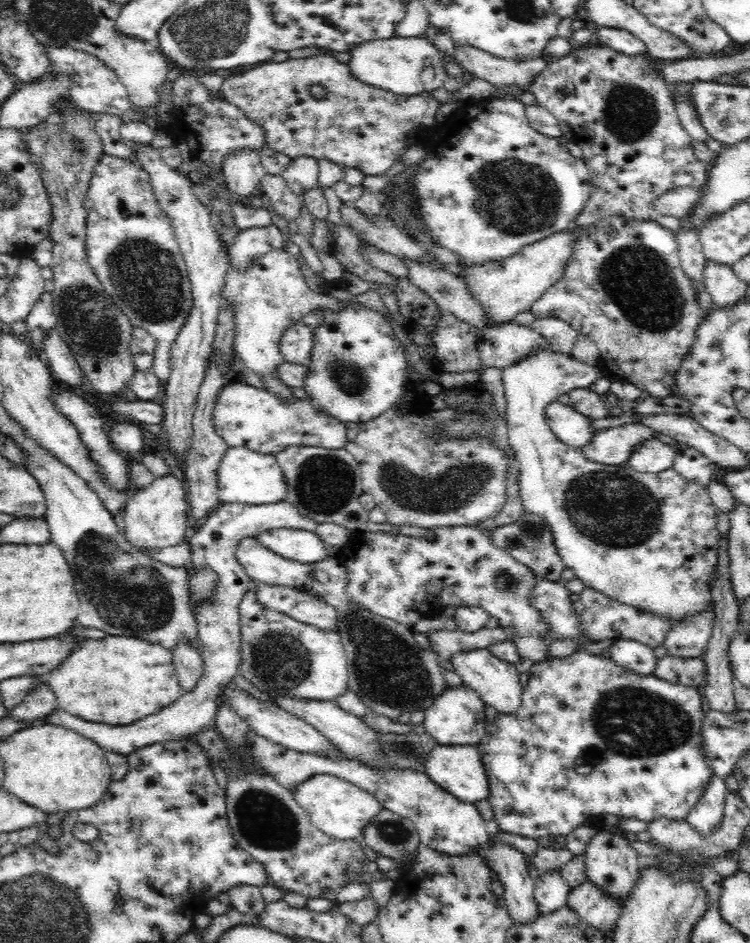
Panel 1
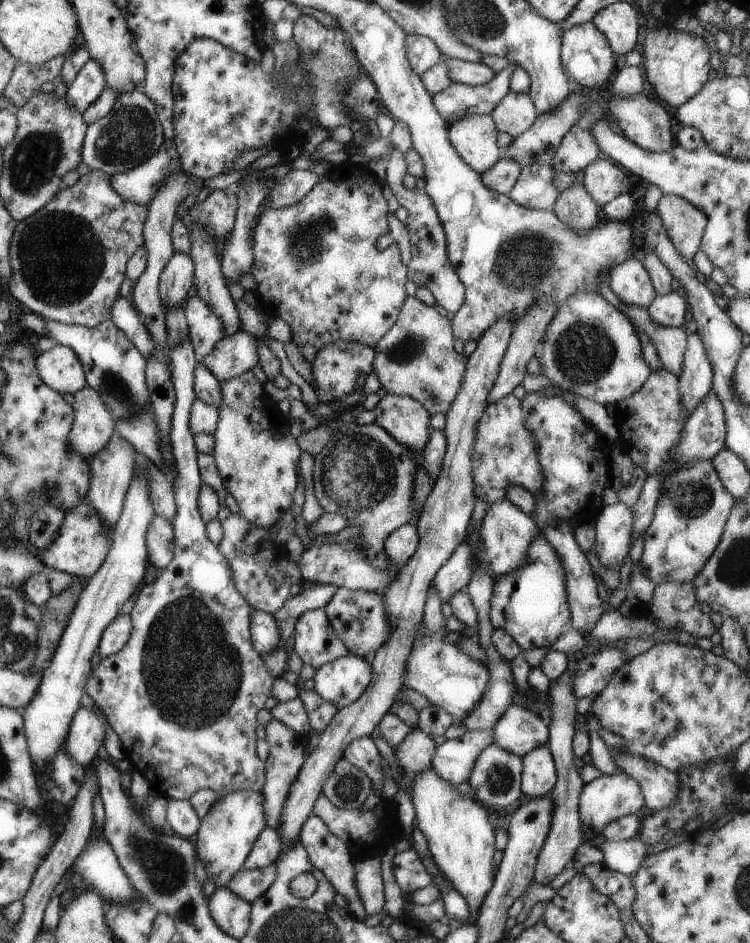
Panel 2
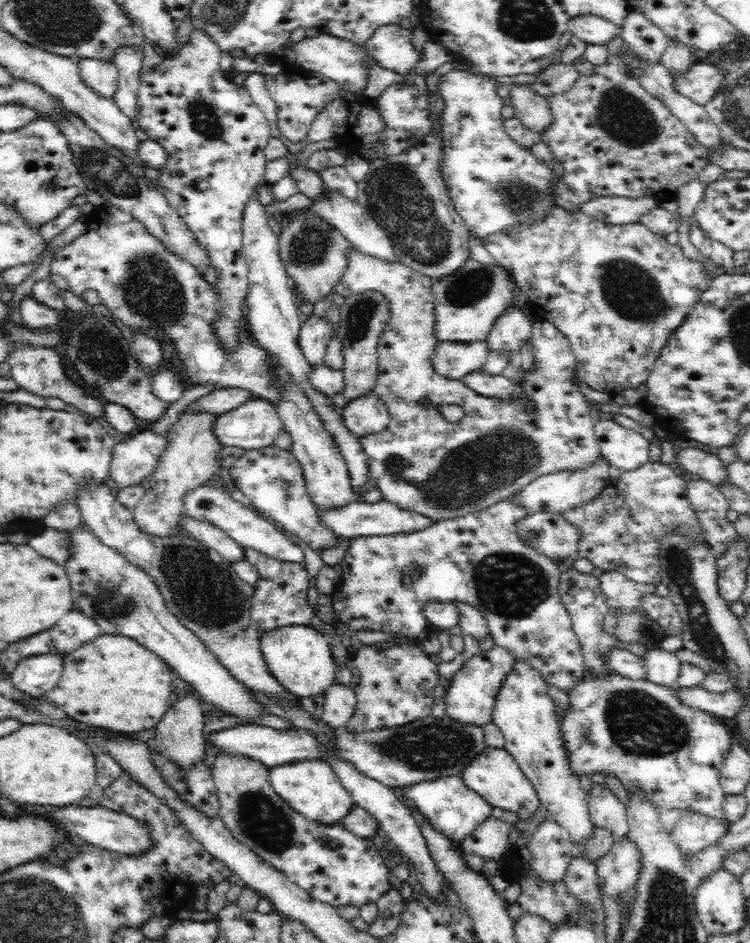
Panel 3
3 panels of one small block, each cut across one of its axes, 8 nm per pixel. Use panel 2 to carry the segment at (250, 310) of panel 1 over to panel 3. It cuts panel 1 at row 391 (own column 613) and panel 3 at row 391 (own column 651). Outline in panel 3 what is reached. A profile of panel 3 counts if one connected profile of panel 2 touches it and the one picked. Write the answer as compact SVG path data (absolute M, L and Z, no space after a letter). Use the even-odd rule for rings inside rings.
M270 358L270 365L274 367L277 376L281 378L284 388L284 398L276 404L278 416L282 419L284 429L292 437L292 453L300 461L304 473L306 491L310 500L318 510L334 510L334 508L346 508L348 504L356 500L352 492L349 474L345 460L340 454L338 447L334 444L333 438L323 429L316 413L307 398L302 394L296 385L292 383L290 374L275 364Z

